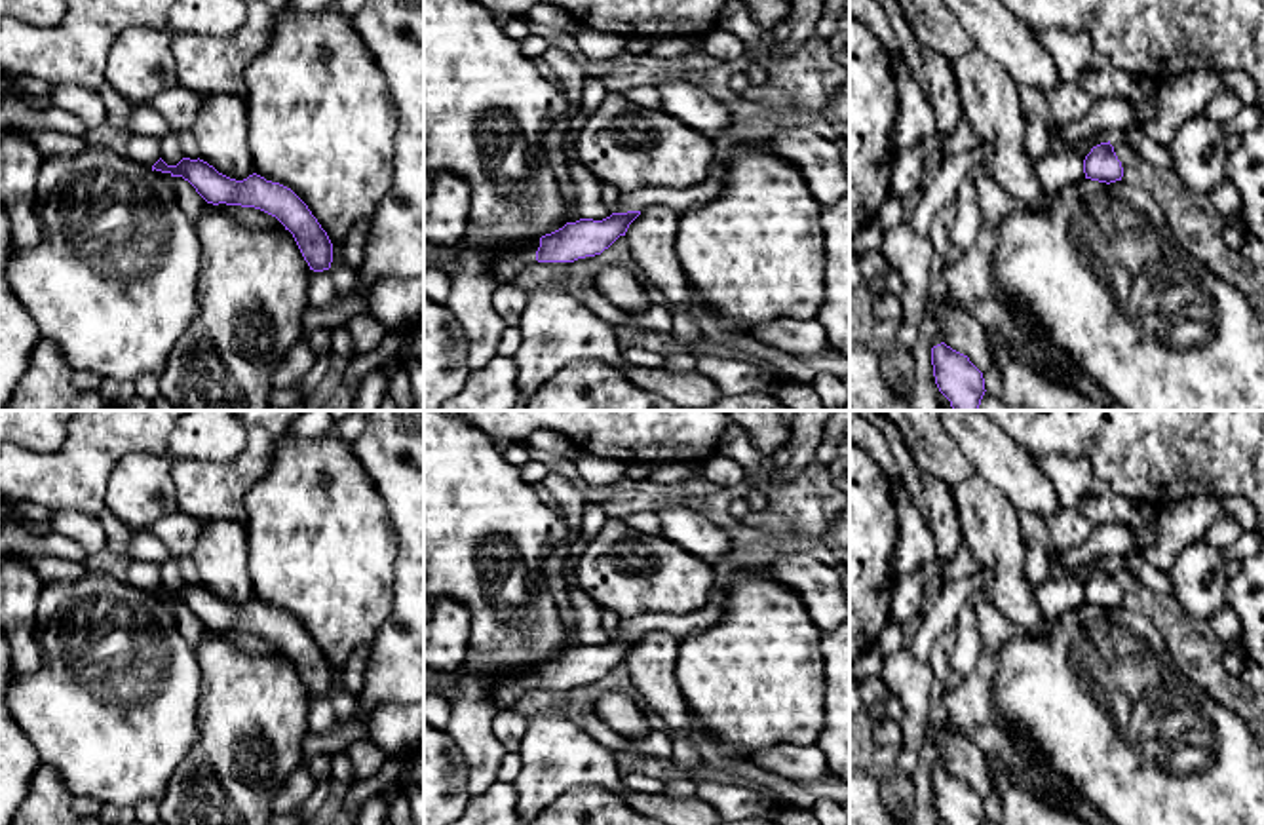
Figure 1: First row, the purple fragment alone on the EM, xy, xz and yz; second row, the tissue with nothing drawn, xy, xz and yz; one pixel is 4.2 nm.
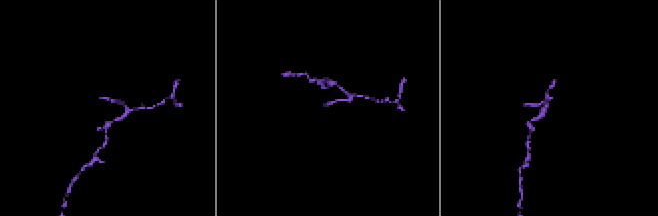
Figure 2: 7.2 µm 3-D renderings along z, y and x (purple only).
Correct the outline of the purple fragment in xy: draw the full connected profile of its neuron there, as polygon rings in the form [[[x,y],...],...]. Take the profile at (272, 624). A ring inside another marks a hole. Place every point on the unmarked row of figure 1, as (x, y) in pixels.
[[[160,584],[152,591],[154,595],[182,603],[207,629],[255,633],[276,643],[293,660],[310,696],[323,698],[331,694],[333,669],[308,631],[291,614],[266,606],[257,599],[236,606],[200,584],[182,584],[177,591],[167,591]]]

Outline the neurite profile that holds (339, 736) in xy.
[[[357,717],[354,720],[348,720],[344,724],[335,724],[325,734],[312,734],[308,732],[302,739],[302,758],[304,766],[316,757],[316,755],[336,755],[344,753],[346,747],[357,739],[369,739],[365,717]]]

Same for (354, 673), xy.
[[[373,643],[357,646],[344,667],[344,686],[350,694],[357,696],[365,684],[365,669],[369,665]]]

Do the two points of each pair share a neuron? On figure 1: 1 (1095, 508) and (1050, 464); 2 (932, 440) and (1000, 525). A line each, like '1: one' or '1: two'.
1: one
2: one

